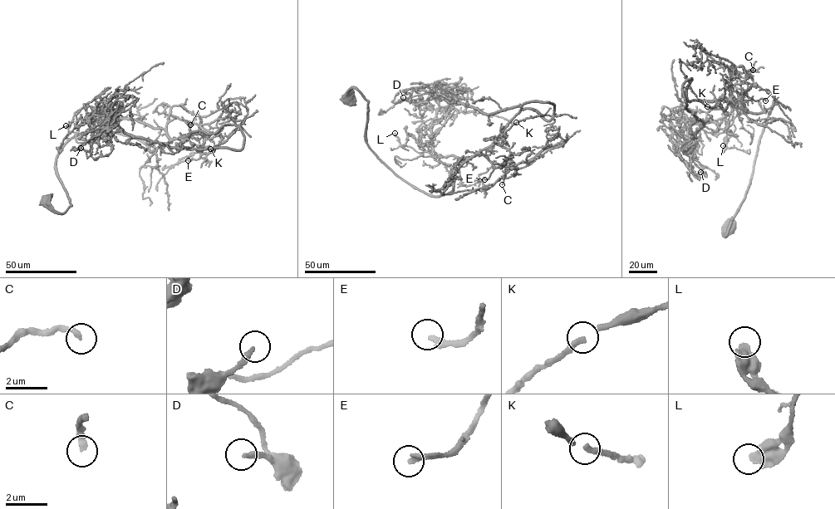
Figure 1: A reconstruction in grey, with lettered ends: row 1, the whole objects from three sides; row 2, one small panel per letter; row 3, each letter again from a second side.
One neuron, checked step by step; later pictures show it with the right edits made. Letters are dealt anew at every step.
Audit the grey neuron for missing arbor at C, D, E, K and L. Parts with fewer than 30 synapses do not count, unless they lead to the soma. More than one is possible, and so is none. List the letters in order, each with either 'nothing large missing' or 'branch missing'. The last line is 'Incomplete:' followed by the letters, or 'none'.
C: branch missing
D: nothing large missing
E: branch missing
K: nothing large missing
L: nothing large missing
Incomplete: C, E

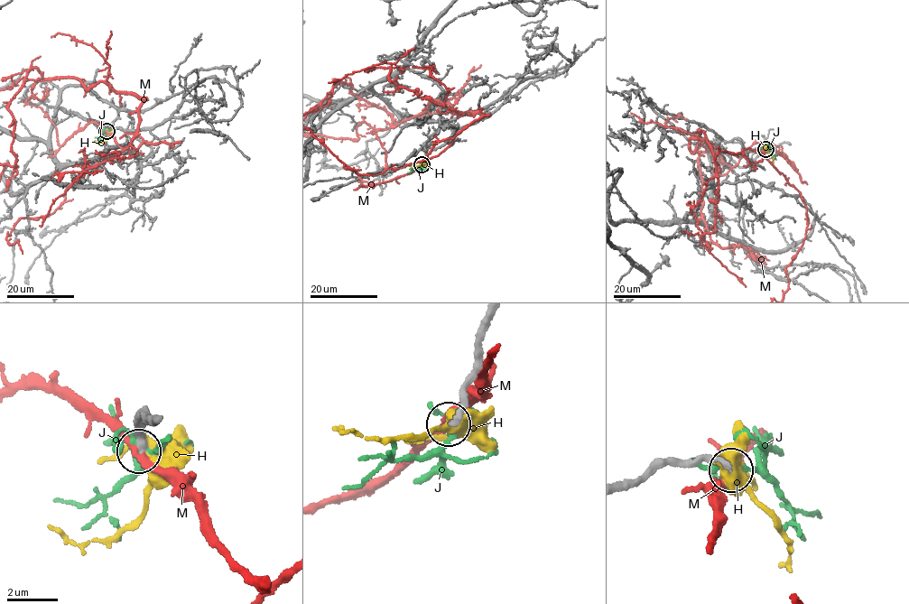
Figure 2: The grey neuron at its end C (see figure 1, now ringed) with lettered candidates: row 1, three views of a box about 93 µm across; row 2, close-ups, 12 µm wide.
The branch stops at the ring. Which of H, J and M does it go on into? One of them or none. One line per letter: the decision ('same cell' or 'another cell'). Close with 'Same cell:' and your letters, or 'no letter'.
H: another cell
J: another cell
M: another cell
Same cell: no letter

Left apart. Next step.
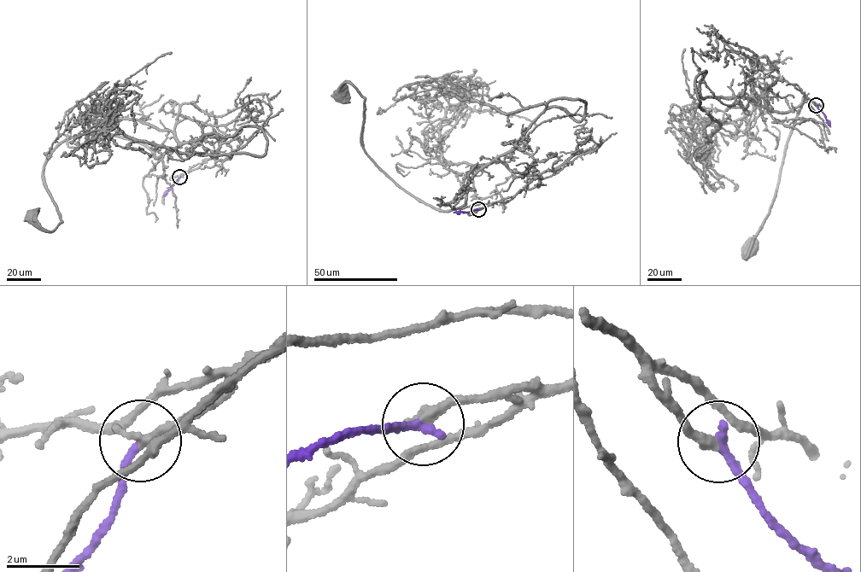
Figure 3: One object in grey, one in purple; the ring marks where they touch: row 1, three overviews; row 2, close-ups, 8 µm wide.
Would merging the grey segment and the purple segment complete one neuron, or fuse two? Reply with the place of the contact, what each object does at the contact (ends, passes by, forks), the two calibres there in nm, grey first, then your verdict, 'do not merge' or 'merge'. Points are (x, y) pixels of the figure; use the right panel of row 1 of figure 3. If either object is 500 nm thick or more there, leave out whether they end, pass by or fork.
at (816, 105); grey ends there; purple ends there; 280 nm thick on the grey side, 260 nm on the other; merge

